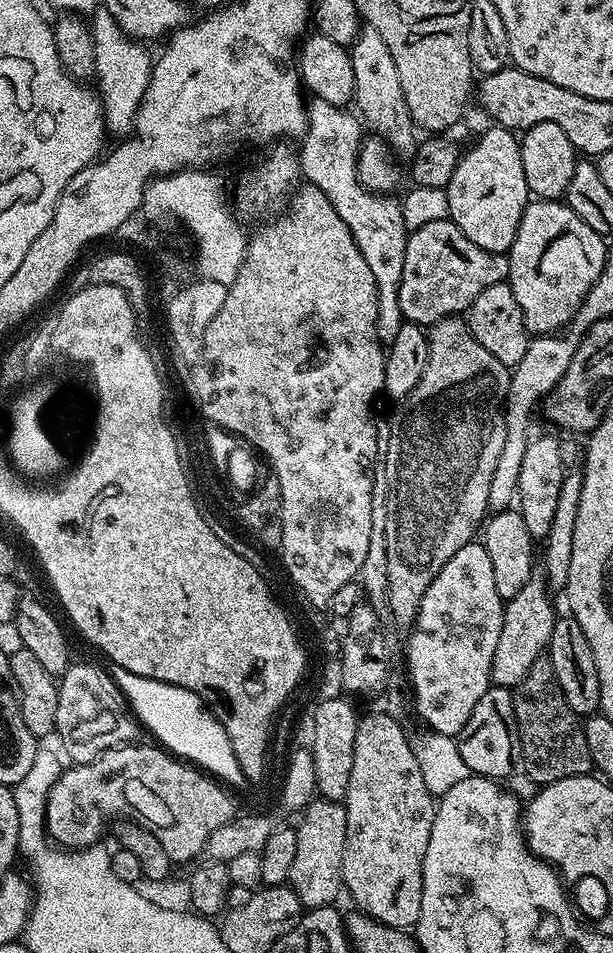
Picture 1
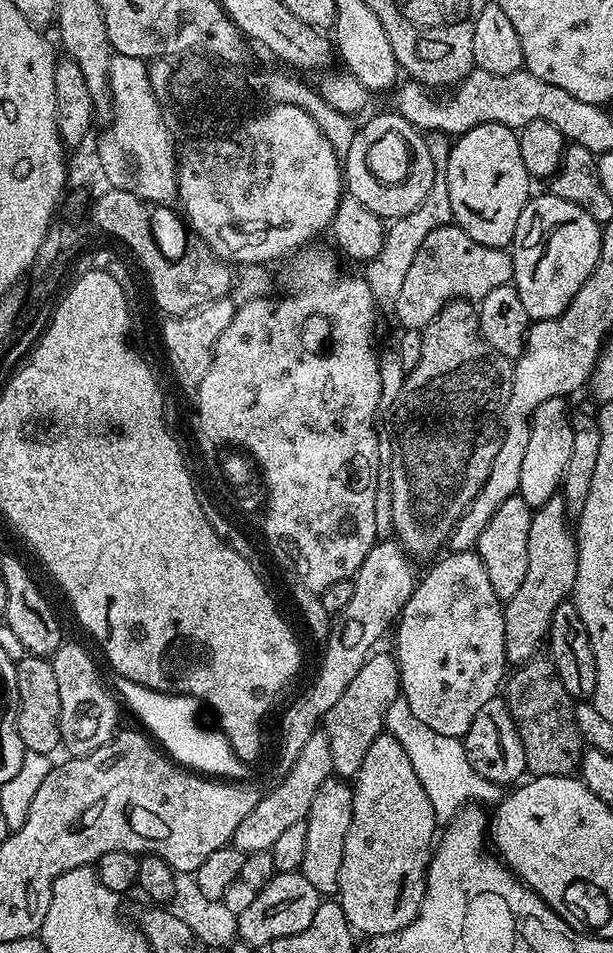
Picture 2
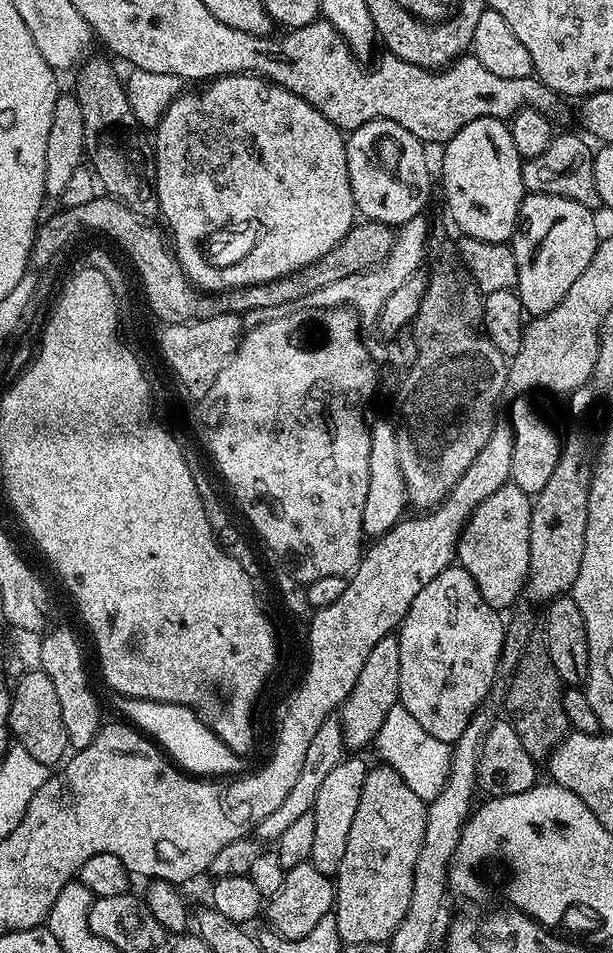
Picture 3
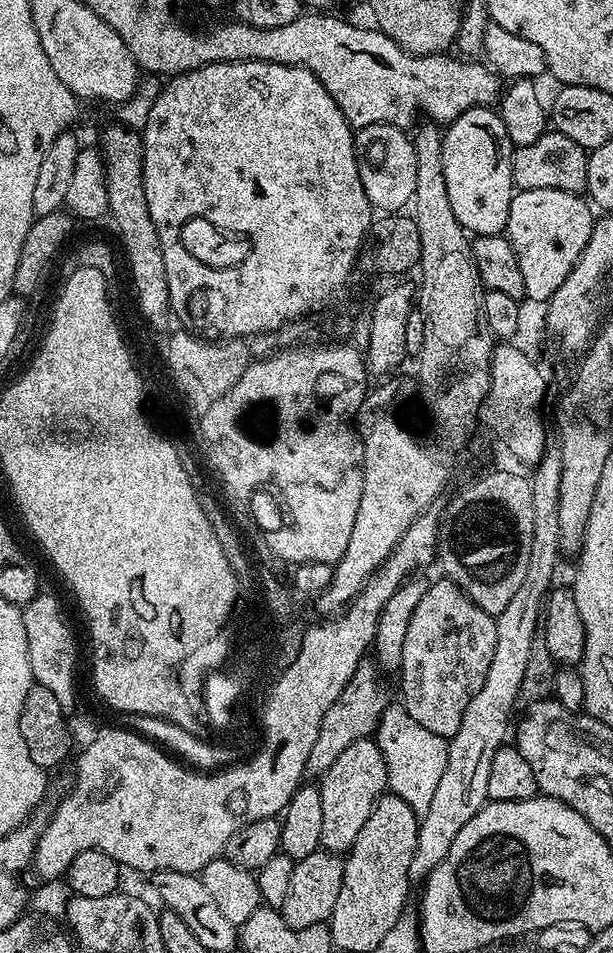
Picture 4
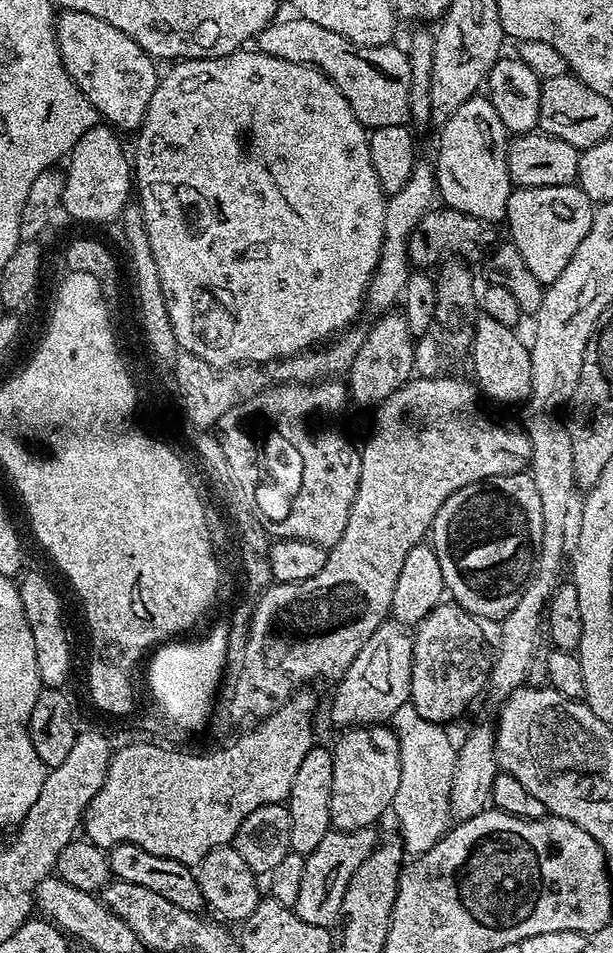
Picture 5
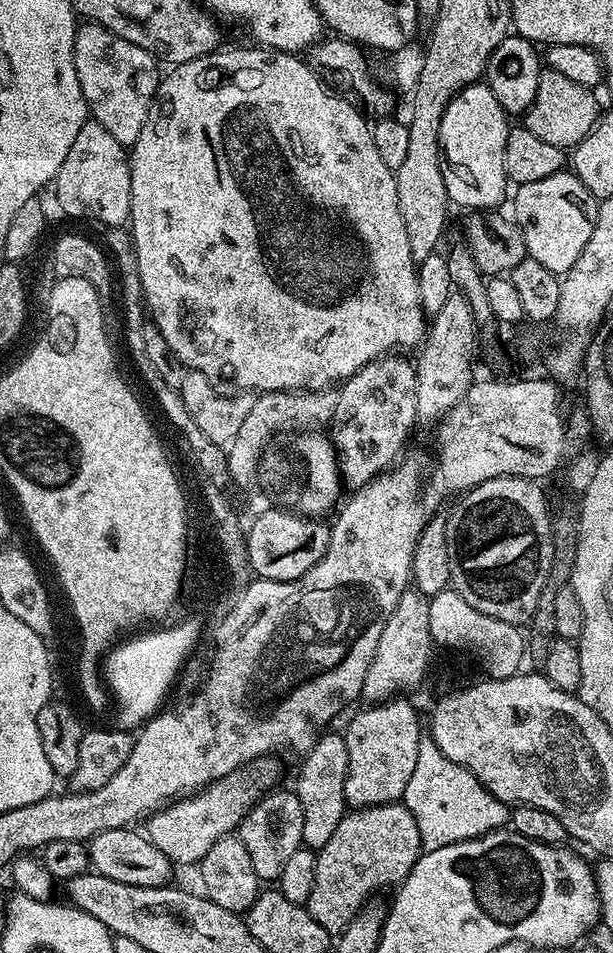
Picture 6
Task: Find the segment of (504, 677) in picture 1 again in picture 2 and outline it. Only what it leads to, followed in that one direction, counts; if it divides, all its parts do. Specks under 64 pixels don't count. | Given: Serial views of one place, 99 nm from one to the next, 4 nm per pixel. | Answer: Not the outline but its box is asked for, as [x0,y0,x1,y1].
[504,494,577,665]

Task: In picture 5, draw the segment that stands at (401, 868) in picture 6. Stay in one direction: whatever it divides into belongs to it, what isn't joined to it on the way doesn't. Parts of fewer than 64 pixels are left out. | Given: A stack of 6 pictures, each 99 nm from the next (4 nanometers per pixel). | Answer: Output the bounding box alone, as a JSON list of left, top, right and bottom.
[294,827,378,930]

